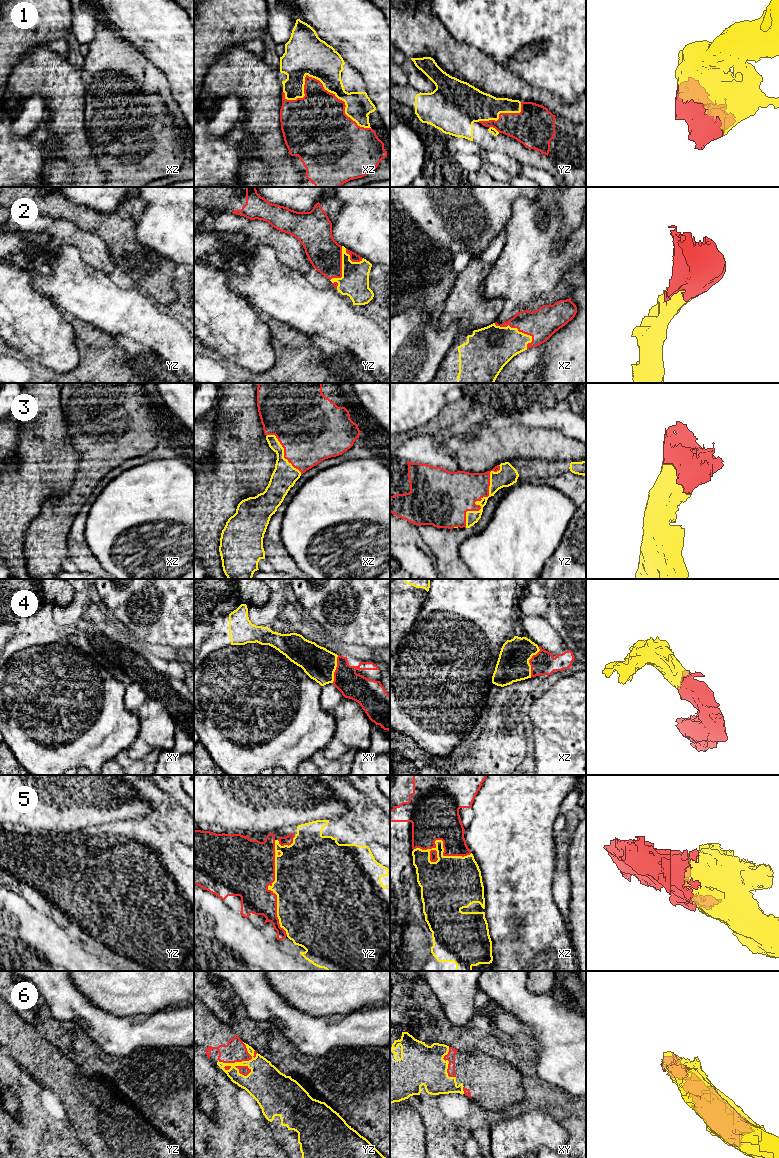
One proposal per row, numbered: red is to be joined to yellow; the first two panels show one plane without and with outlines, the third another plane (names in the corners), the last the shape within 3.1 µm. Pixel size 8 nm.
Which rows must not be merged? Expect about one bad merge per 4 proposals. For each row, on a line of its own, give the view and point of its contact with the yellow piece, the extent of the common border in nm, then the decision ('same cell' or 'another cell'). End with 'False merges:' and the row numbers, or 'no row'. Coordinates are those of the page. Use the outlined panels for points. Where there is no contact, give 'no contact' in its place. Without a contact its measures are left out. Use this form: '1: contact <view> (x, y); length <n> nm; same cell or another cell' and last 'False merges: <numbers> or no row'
1: contact xz (322, 83); length 750 nm; same cell
2: contact xz (515, 328); length 340 nm; same cell
3: contact yz (481, 498); length 550 nm; same cell
4: contact xz (528, 661); length 260 nm; same cell
5: contact xz (442, 845); length 480 nm; same cell
6: contact yz (237, 1062); length 320 nm; same cell
False merges: no row

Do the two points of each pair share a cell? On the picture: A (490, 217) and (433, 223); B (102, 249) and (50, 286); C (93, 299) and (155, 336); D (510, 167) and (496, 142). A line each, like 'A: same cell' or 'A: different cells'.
A: same cell
B: different cells
C: same cell
D: different cells

